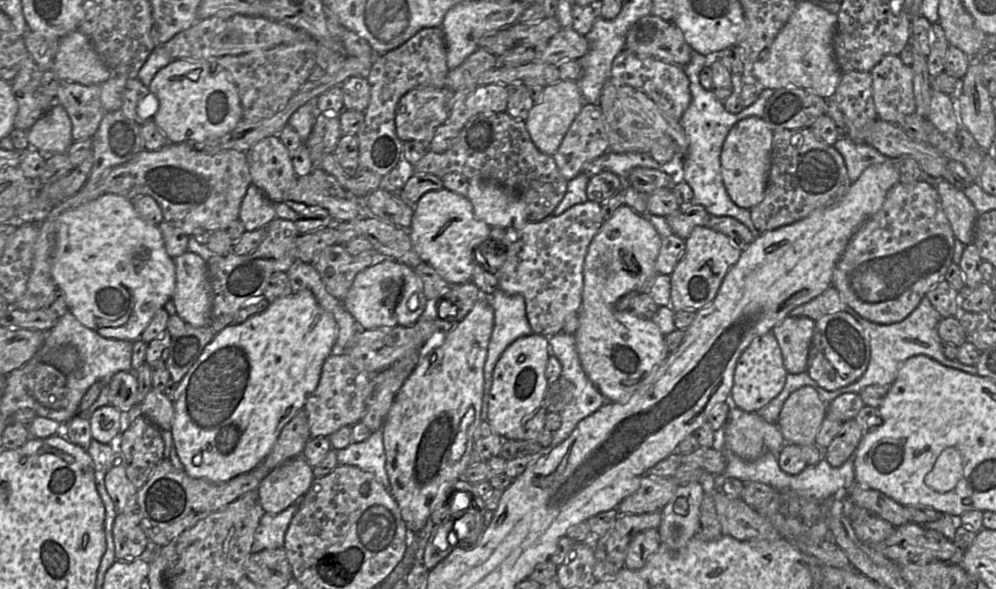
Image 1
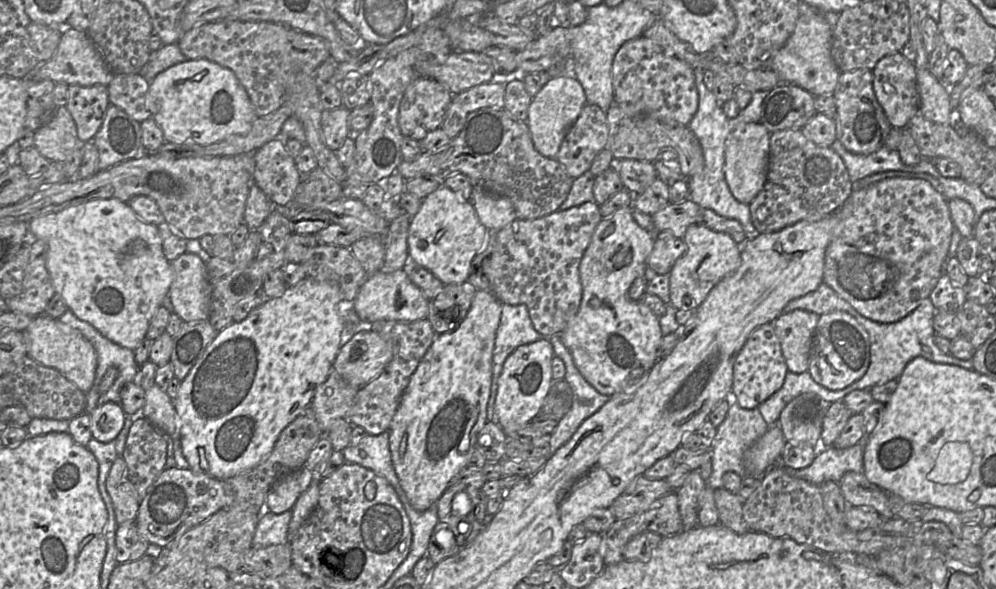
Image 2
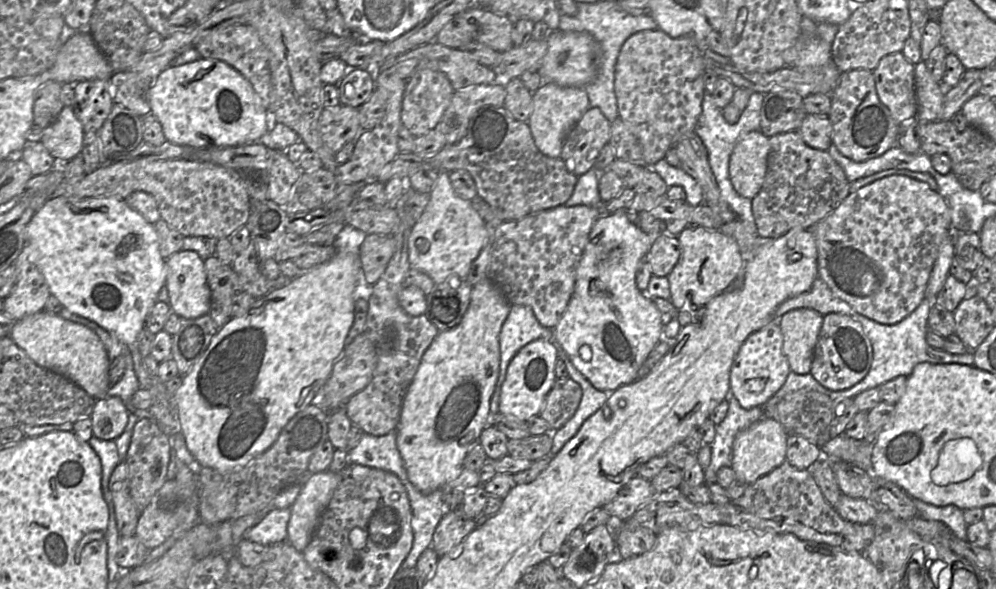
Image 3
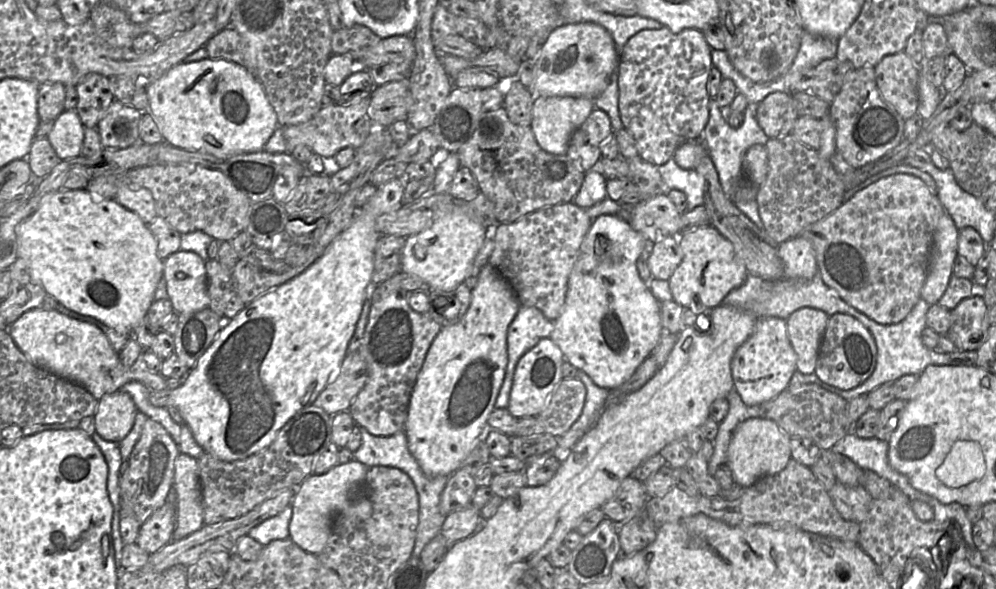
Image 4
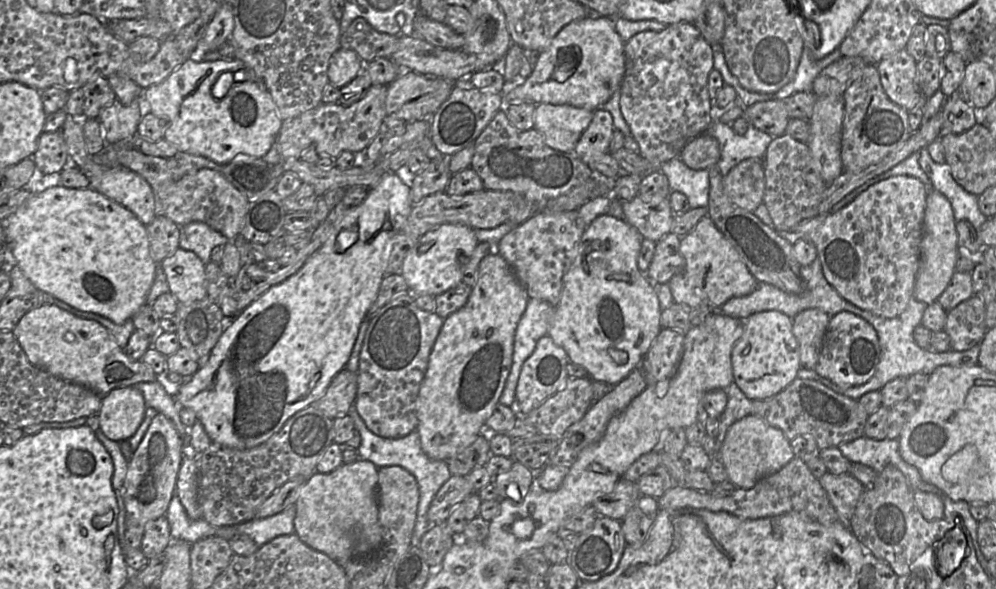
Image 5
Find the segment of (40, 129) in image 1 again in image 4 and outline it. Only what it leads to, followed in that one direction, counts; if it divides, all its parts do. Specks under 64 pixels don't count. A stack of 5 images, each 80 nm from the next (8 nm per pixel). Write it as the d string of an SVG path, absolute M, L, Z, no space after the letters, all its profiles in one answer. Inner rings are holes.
M64 110L55 120L47 139L61 160L81 155L84 130L76 111Z

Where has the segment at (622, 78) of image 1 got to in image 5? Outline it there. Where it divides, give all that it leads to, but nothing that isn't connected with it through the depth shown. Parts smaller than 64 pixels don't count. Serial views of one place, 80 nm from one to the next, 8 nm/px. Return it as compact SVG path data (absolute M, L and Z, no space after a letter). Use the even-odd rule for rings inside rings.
M678 23L667 26L662 31L642 31L631 37L624 44L625 72L620 85L620 110L630 128L631 136L639 145L639 154L652 166L660 167L663 163L679 158L680 152L694 138L705 134L711 125L712 101L708 95L708 76L713 68L713 47L703 38L700 31L692 23Z

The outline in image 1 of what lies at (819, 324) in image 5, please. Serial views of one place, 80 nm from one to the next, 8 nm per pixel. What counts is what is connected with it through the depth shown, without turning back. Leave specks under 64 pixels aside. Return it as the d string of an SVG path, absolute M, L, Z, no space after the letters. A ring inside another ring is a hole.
M787 316L772 329L788 373L799 374L807 370L807 362L815 321L800 316Z

